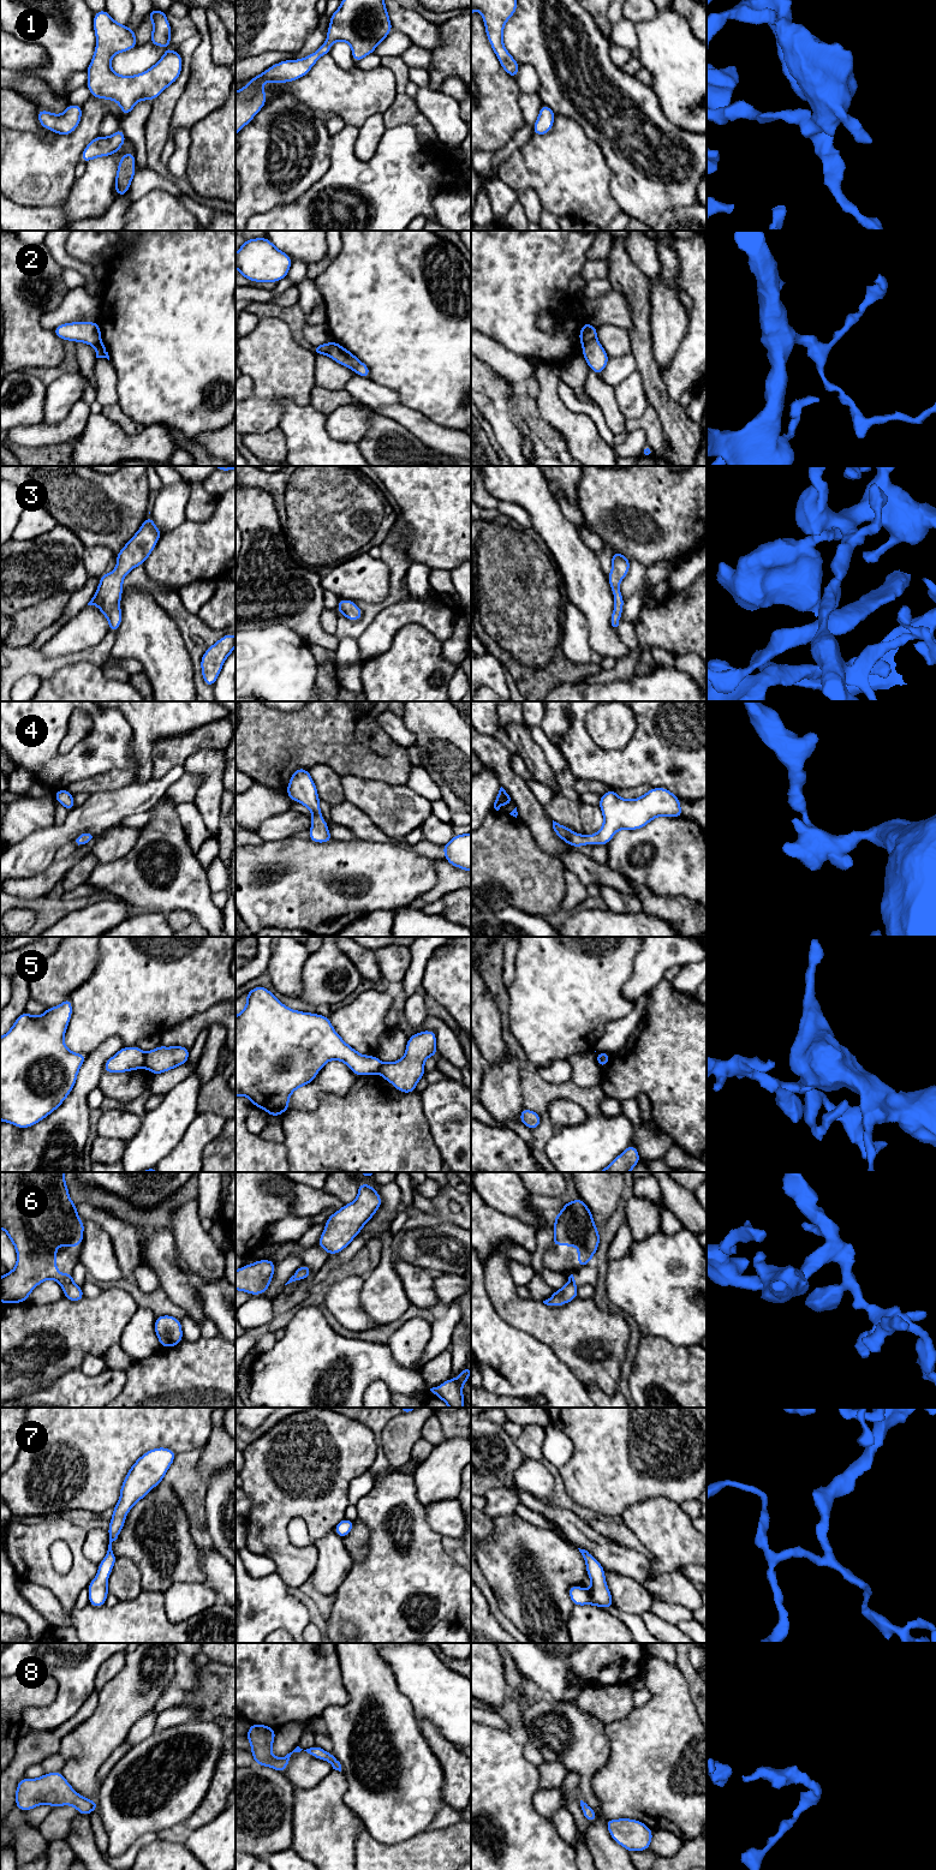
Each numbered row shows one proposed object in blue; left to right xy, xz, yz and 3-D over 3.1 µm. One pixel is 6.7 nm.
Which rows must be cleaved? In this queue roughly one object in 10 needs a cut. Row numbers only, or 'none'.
2, 5

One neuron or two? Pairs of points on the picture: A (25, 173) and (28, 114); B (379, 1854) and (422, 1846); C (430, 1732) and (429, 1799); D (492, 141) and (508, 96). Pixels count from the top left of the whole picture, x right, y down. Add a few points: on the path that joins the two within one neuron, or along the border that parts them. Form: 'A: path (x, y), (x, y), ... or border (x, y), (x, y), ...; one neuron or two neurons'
A: border (12, 129), (33, 130), (45, 142), (53, 141); two neurons
B: path (389, 1854), (411, 1854); one neuron
C: border (419, 1722), (422, 1736), (443, 1774); two neurons
D: path (492, 130), (492, 123), (496, 118), (498, 107); one neuron

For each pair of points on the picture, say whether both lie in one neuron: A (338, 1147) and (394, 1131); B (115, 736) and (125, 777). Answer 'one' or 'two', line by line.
A: one
B: two

